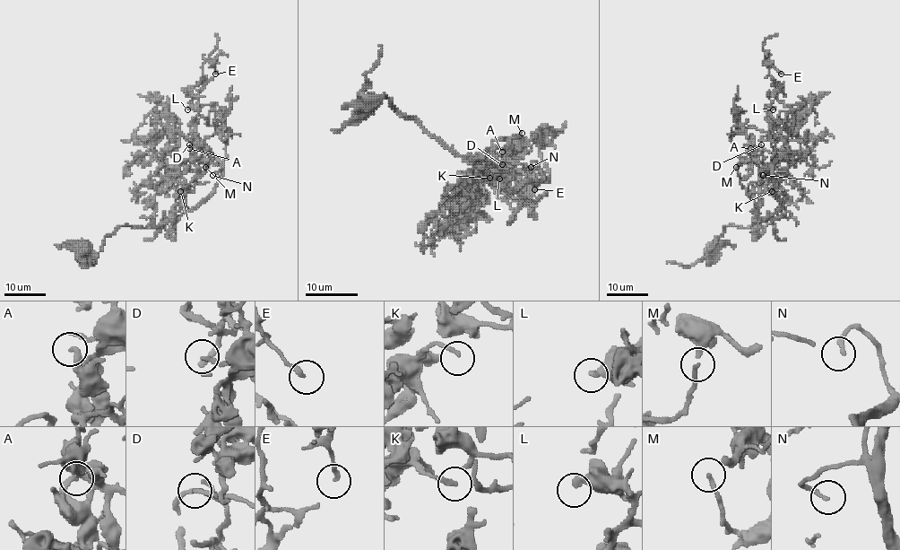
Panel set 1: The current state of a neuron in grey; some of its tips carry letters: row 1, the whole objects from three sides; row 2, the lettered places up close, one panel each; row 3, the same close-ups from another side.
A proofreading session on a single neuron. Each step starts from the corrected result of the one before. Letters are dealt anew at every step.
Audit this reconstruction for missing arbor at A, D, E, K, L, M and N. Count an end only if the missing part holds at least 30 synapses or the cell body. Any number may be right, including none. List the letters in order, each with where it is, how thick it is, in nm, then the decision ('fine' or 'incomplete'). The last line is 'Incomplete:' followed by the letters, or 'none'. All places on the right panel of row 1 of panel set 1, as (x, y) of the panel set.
A: (750, 148) | 240 nm | fine
D: (761, 144) | 160 nm | fine
E: (781, 74) | 190 nm | fine
K: (772, 191) | 120 nm | fine
L: (773, 109) | 400 nm | incomplete
M: (736, 167) | 120 nm | incomplete
N: (763, 175) | 180 nm | fine
Incomplete: L, M

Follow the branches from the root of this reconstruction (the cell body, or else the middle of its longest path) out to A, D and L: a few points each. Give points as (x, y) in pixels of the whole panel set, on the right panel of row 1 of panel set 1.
A: (714, 249), (708, 255), (725, 226), (750, 227), (758, 219), (755, 200), (740, 183), (750, 148)
D: (714, 249), (708, 255), (725, 226), (750, 227), (782, 206), (774, 177), (774, 162), (781, 155), (761, 144)
L: (714, 249), (725, 226), (782, 206), (774, 162), (794, 119), (773, 109)

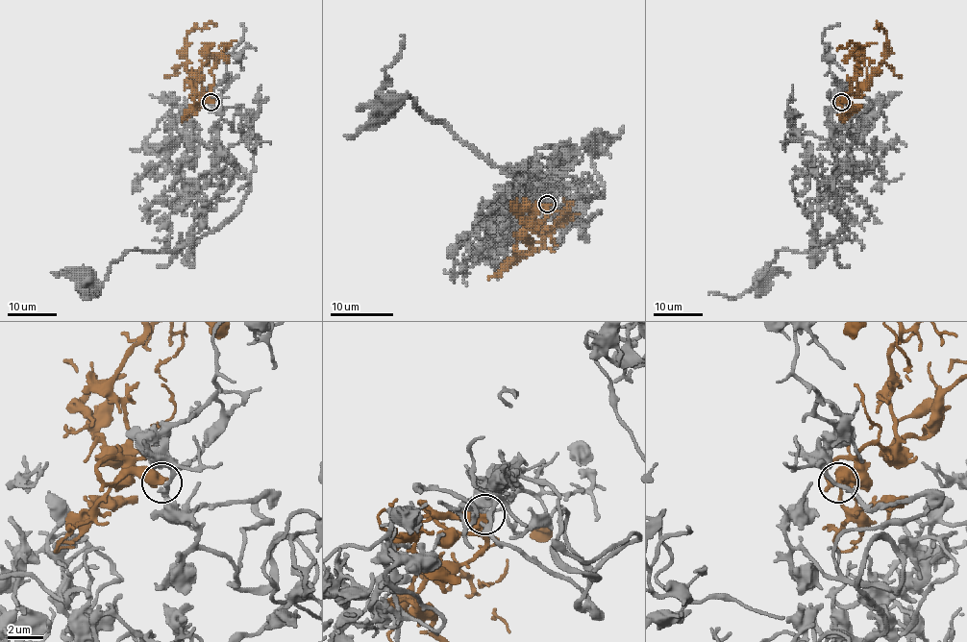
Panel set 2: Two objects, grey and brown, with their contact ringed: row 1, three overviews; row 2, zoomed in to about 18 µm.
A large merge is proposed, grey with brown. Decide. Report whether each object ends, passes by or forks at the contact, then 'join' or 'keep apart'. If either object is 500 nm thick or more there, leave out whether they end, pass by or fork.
join

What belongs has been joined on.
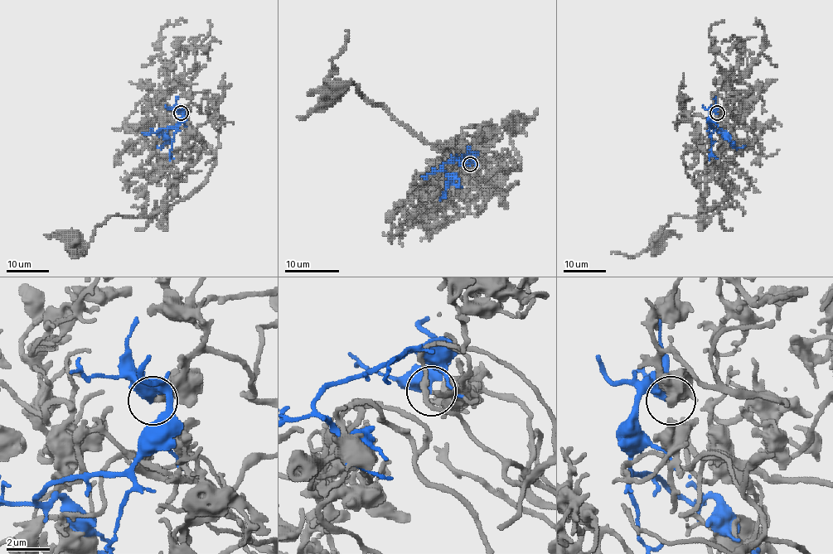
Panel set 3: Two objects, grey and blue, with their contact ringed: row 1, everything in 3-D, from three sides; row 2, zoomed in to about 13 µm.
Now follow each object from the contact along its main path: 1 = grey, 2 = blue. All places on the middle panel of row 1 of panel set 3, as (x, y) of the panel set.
1: (470, 165), (488, 165), (506, 195), (519, 183), (488, 185), (513, 169), (480, 180), (354, 84), (334, 92)
2: (470, 165), (473, 155), (465, 154), (446, 161), (441, 169), (447, 175), (448, 182), (444, 195), (439, 199)

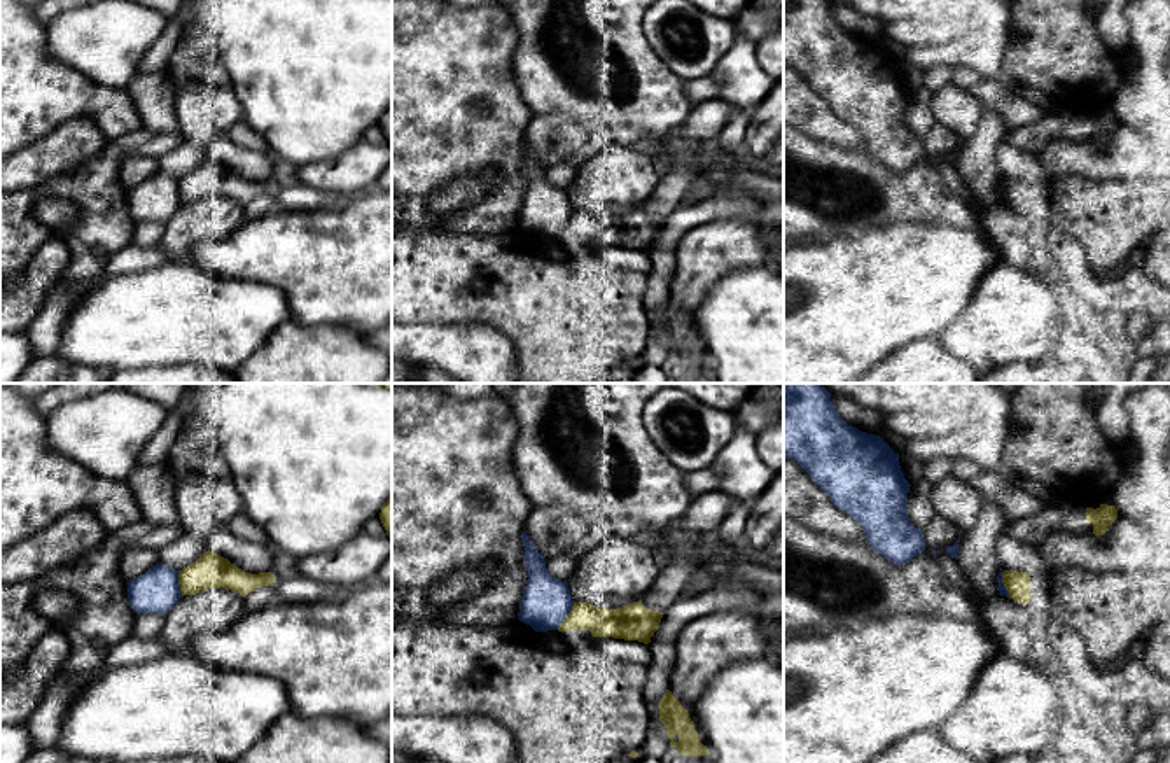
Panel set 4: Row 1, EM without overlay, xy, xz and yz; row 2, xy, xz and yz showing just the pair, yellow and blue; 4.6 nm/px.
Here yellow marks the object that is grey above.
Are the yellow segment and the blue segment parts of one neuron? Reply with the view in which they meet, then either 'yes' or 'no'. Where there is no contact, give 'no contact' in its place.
contact in xz; no

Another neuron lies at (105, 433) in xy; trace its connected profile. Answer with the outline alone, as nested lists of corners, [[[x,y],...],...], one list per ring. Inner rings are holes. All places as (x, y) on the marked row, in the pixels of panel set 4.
[[[115,387],[45,415],[45,444],[100,478],[128,481],[166,416],[161,404]]]

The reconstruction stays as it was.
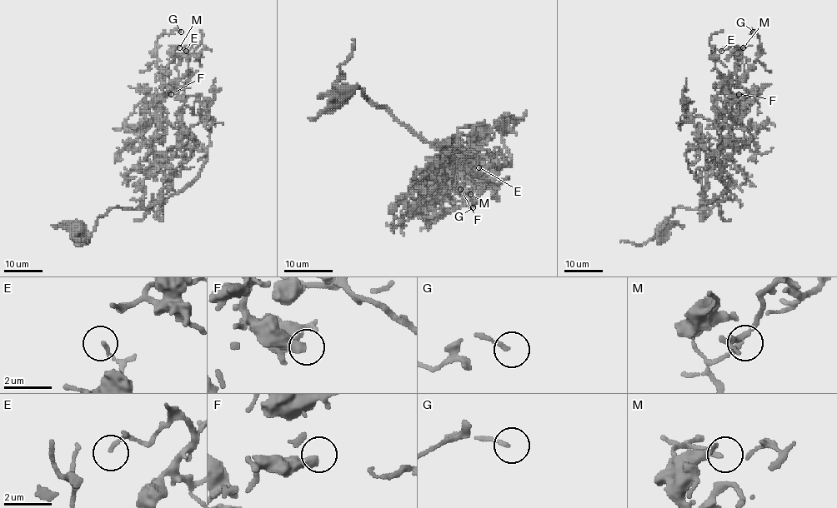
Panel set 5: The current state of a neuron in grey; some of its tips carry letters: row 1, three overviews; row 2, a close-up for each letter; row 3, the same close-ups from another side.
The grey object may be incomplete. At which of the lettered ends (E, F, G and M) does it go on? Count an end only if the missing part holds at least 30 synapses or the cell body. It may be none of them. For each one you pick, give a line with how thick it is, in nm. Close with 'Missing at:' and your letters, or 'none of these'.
Missing at: none of these

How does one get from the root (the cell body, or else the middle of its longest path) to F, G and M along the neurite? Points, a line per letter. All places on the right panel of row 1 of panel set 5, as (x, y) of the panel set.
F: (664, 229), (675, 208), (727, 190), (719, 149), (739, 109), (723, 105), (744, 96), (725, 89), (739, 94)
G: (664, 229), (727, 190), (719, 149), (739, 109), (723, 105), (744, 96), (723, 83), (755, 68), (753, 32)
M: (664, 229), (727, 190), (719, 149), (739, 109), (723, 105), (744, 96), (723, 83), (743, 47)

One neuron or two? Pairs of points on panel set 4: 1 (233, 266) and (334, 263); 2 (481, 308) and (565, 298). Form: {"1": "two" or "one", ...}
{"1": "one", "2": "one"}

